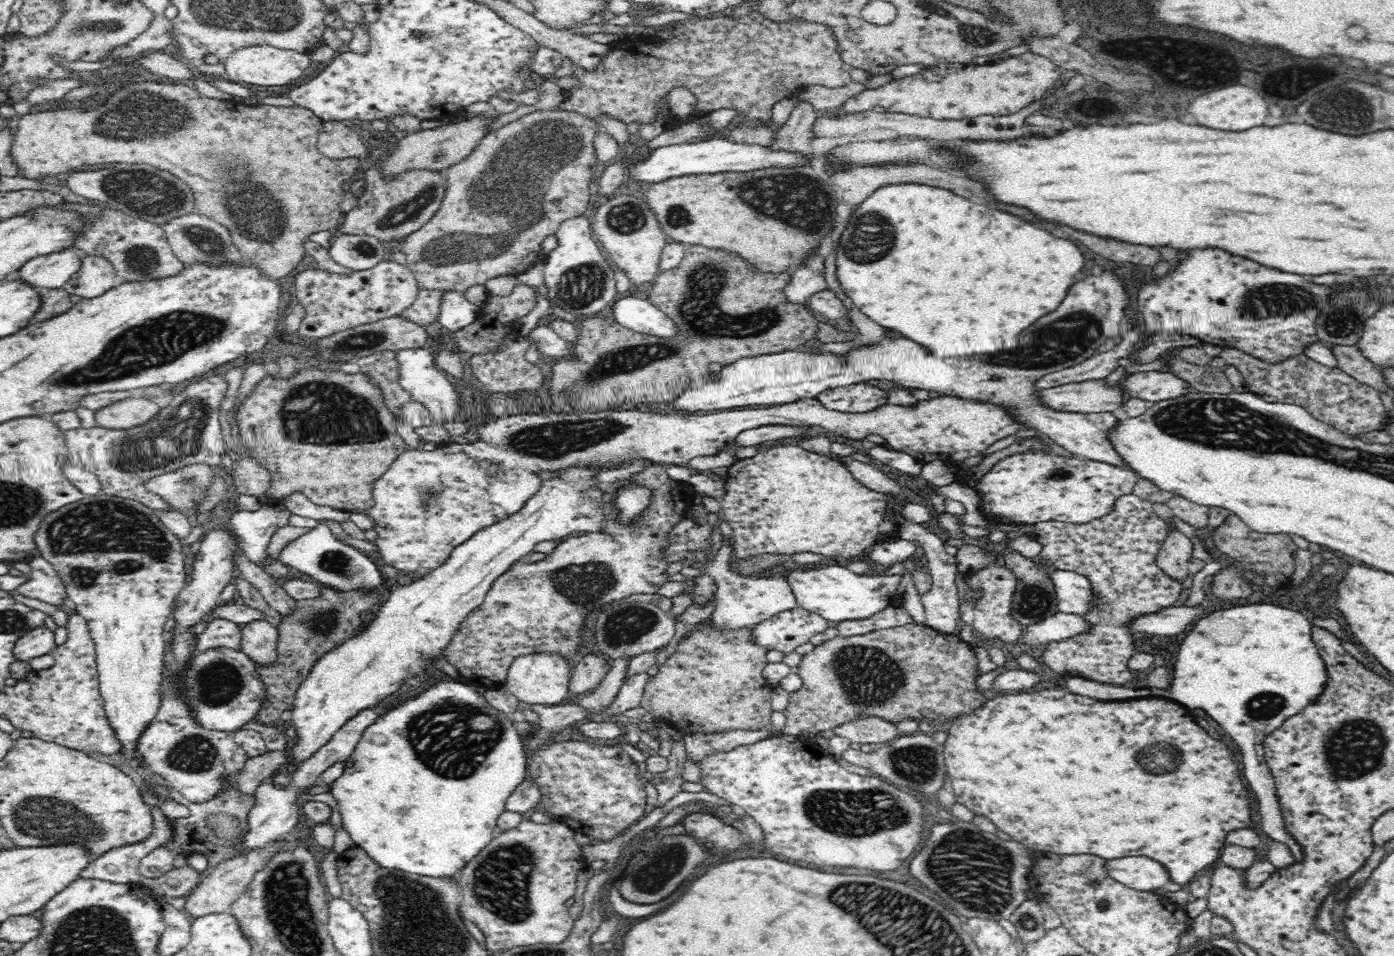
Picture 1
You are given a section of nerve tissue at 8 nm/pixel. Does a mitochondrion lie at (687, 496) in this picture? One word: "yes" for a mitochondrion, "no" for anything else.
no

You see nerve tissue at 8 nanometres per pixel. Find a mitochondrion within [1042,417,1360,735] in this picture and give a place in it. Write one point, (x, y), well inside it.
(1265, 705)

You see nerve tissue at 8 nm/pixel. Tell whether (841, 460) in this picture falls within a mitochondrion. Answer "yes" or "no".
no

